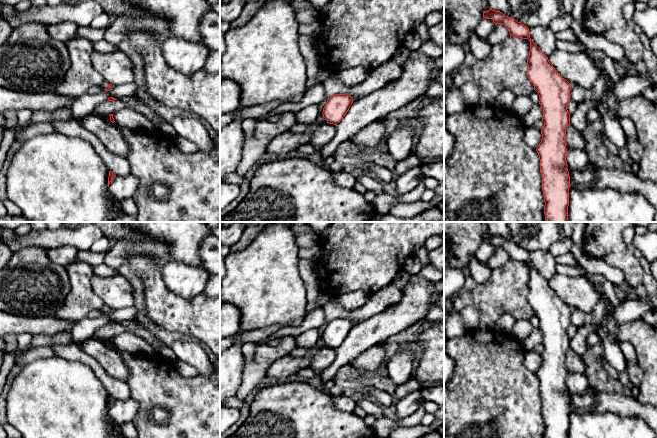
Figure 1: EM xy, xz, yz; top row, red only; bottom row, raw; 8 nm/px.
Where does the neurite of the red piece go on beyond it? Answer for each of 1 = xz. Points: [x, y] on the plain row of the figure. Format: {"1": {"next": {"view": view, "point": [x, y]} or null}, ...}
{"1": {"next": null}}

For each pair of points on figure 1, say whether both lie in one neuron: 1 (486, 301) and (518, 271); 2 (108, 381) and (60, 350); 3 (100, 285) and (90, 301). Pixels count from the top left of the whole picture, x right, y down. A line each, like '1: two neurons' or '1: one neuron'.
1: one neuron
2: one neuron
3: two neurons

